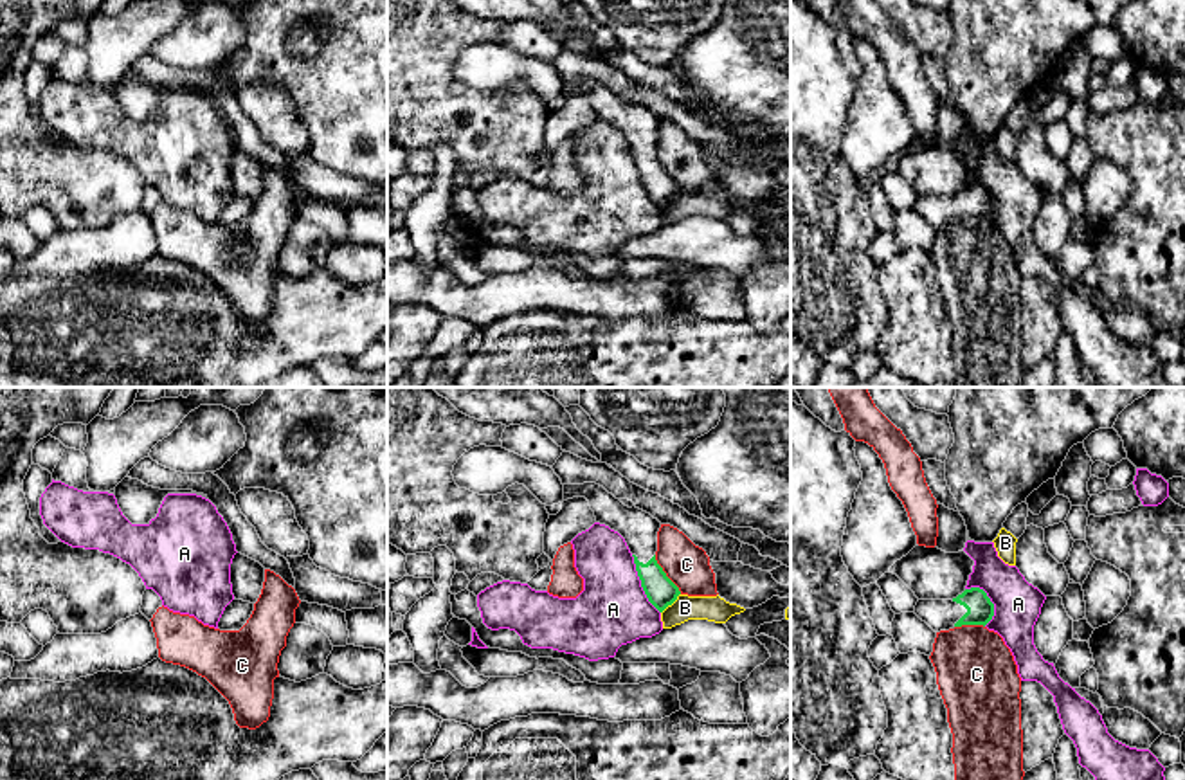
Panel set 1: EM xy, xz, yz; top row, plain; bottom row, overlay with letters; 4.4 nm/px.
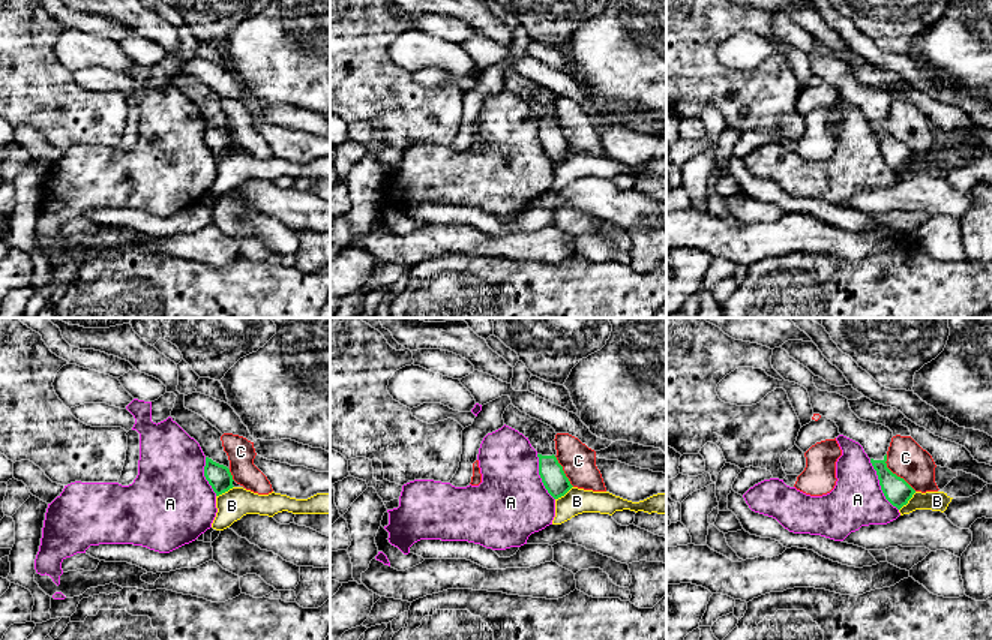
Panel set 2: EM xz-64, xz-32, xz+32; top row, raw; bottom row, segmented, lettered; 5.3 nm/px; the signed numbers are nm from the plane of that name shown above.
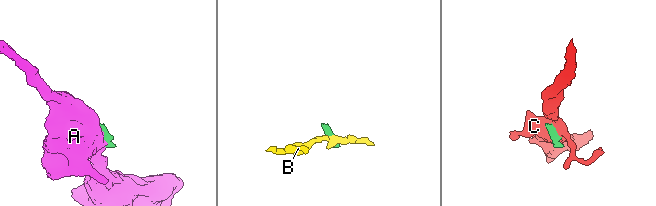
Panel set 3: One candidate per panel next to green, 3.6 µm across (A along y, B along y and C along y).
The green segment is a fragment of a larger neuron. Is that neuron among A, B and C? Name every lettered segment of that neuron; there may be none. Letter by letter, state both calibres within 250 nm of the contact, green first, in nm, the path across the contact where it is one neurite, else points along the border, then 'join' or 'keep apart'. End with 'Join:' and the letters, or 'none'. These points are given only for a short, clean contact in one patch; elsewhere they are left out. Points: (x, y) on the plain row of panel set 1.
A: 140/320 nm | keep apart
B: 140/110 nm | along xz (679, 190), (661, 209) | keep apart
C: 140/190 nm | keep apart
Join: none

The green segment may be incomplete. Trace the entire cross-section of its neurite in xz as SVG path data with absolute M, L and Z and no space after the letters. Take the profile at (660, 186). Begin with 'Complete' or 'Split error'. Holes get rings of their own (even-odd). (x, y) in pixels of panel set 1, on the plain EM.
Split error. M596 79L564 81L564 97L573 94L585 94L596 119L609 122L625 135L648 198L659 209L672 202L681 187L656 157L661 119L636 103L625 103Z

